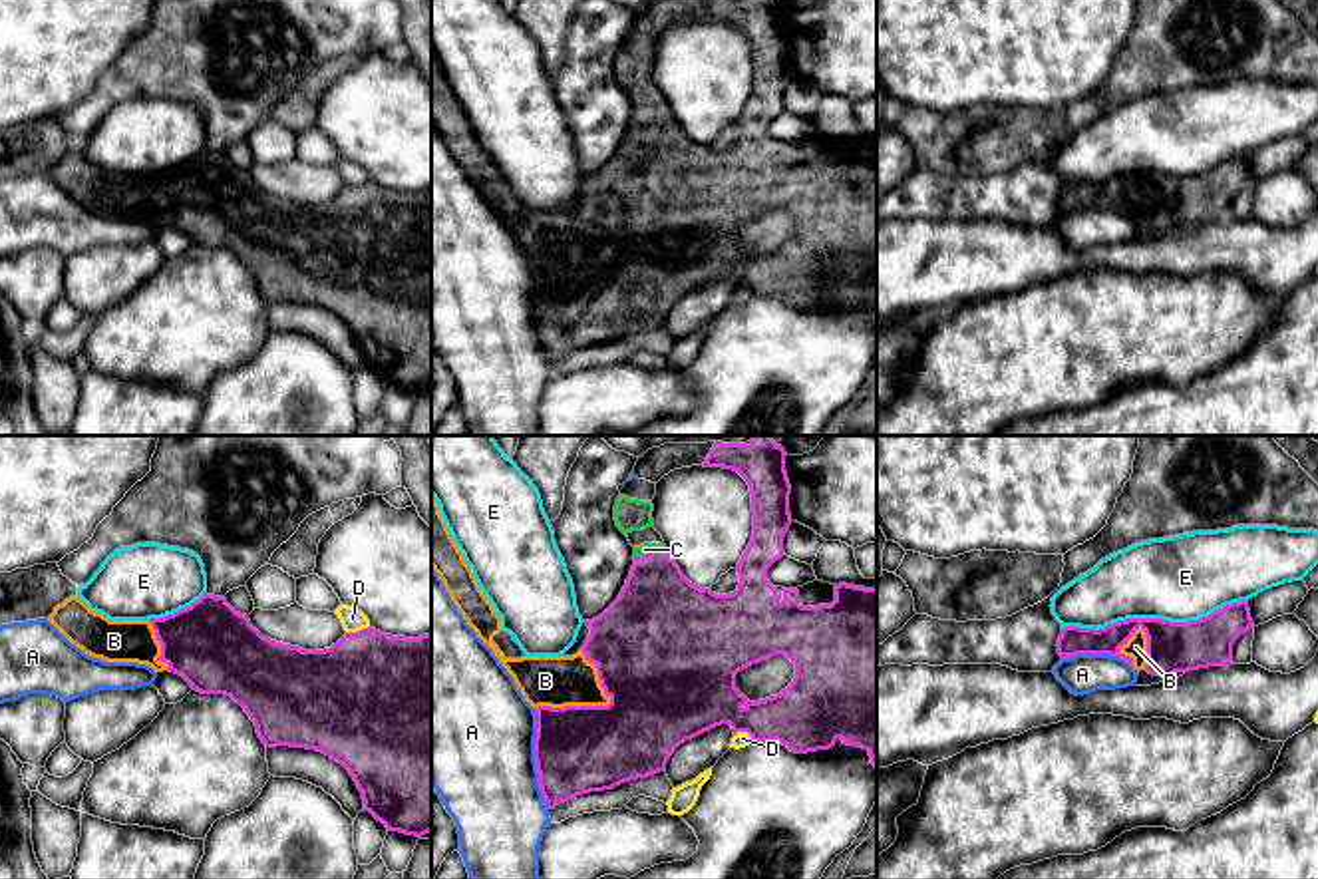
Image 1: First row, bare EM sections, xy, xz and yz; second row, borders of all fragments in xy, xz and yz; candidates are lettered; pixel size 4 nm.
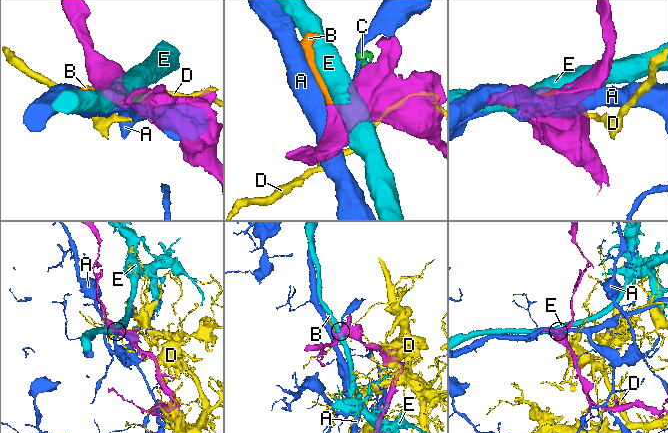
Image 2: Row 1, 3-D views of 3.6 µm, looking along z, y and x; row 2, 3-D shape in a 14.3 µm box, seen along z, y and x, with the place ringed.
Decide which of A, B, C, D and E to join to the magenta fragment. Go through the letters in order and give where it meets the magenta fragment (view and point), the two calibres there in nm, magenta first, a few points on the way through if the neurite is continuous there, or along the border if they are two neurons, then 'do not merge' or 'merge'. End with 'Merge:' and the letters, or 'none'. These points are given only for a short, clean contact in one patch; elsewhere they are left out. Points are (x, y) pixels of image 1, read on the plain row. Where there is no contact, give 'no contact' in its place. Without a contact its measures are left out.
A: contact xz (535, 315); calibres 360 and 460 nm; do not merge
B: contact xz (575, 261); calibres 360 and 200 nm; merge
C: contact xz (651, 108); calibres 360 and 50 nm; way xz (658, 168), (651, 108), (645, 104); merge
D: contact xy (358, 185); calibres 480 and 90 nm; do not merge
E: contact yz (1153, 174); calibres 200 and 340 nm; do not merge
Merge: B, C

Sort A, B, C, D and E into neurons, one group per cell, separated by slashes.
A / B C / D / E

